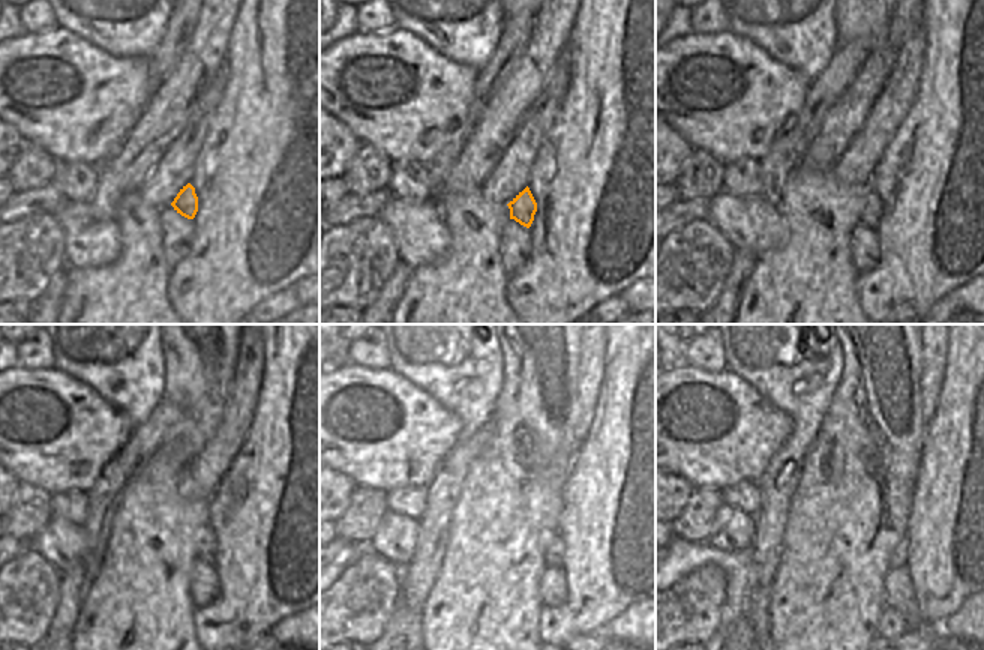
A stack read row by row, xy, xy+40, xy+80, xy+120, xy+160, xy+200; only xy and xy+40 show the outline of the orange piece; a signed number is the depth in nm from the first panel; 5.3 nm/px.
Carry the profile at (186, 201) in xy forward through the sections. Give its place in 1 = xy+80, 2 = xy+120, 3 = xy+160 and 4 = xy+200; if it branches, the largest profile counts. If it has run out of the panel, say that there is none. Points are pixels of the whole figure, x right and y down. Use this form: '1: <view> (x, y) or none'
1: xy+80 (872, 209)
2: xy+120 (207, 544)
3: xy+160 (555, 551)
4: xy+200 (897, 559)

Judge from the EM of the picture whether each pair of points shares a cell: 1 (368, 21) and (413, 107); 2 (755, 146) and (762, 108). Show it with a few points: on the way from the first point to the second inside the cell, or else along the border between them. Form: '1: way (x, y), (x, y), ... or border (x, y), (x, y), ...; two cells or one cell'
1: border (395, 26), (381, 32), (360, 33); two cells
2: way (750, 137), (750, 120), (753, 117); one cell

